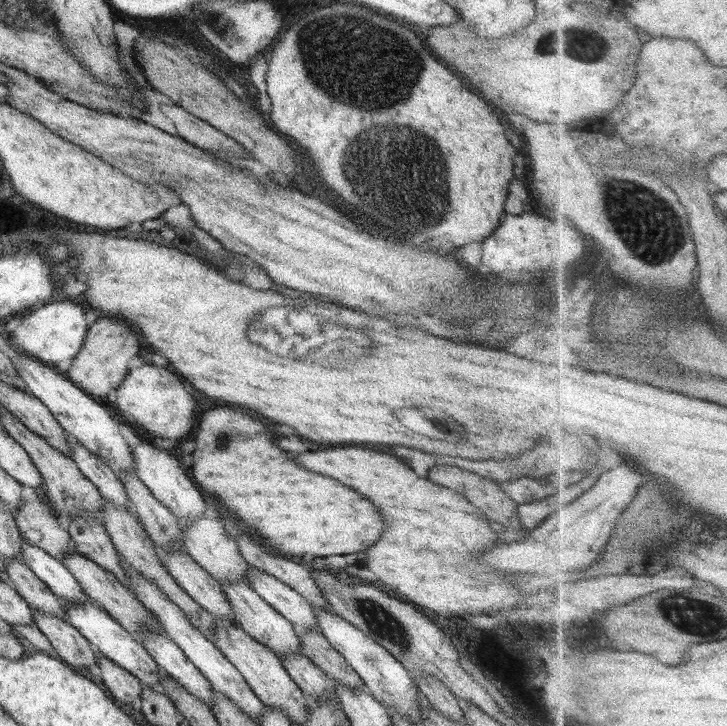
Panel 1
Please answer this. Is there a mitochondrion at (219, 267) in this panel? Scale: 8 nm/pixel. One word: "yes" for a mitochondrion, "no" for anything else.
no

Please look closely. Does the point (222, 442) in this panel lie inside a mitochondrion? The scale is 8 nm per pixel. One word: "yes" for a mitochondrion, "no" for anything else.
yes

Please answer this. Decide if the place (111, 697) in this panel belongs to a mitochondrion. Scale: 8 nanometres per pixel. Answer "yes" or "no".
no

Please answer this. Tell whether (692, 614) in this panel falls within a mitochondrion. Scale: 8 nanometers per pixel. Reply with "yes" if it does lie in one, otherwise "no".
yes

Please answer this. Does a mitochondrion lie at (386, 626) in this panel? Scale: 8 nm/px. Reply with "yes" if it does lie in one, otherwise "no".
yes

